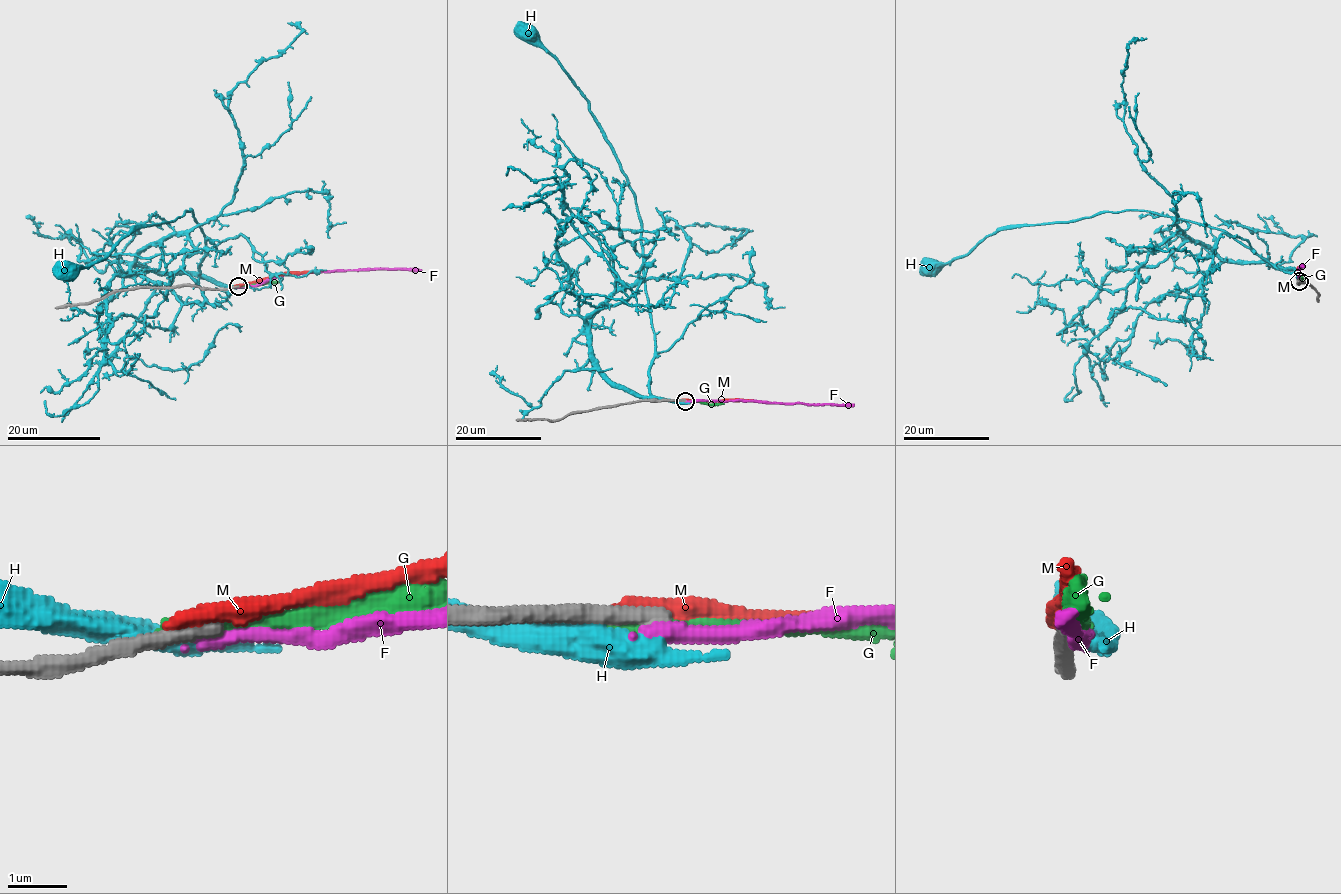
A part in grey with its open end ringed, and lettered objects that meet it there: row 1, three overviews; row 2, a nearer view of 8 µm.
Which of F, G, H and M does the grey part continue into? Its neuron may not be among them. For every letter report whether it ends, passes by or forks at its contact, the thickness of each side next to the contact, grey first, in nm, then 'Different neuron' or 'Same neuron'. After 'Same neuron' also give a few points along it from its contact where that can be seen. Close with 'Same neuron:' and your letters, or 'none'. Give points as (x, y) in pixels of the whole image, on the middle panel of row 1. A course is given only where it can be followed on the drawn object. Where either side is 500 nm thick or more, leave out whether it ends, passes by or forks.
F: It ends there. Thickness 280 nm (grey) against 320 nm. Different neuron
G: It ends there. Thickness 320 nm (grey) against 320 nm. Different neuron
H: It passes by. Thickness 280 nm (grey) against 400 nm. Different neuron
M: It ends there. Thickness 320 nm (grey) against 360 nm. Different neuron
Same neuron: none

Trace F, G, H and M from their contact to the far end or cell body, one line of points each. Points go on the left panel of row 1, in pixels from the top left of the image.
F: (237, 287), (258, 286), (278, 276), (313, 272), (421, 271)
G: (236, 286), (280, 281)
H: (233, 287), (200, 276), (206, 239), (191, 209), (174, 221), (137, 226), (105, 258), (67, 271)
M: (236, 286), (312, 271)

